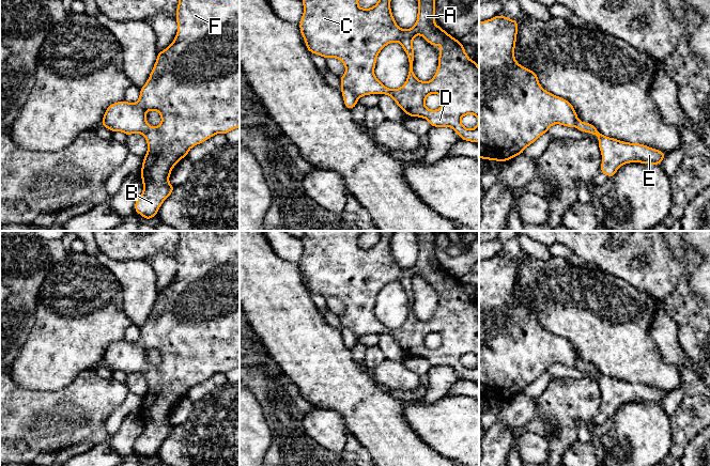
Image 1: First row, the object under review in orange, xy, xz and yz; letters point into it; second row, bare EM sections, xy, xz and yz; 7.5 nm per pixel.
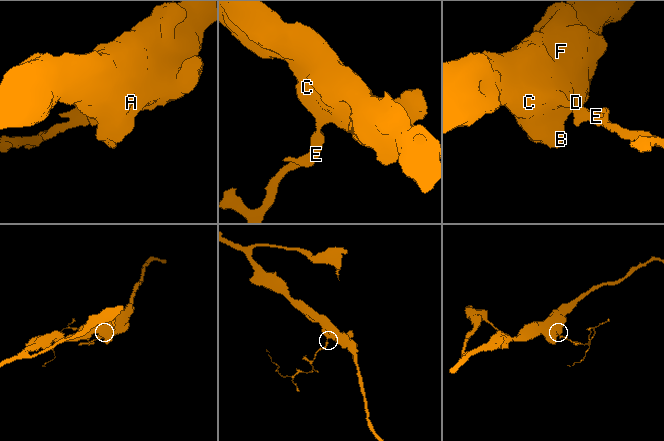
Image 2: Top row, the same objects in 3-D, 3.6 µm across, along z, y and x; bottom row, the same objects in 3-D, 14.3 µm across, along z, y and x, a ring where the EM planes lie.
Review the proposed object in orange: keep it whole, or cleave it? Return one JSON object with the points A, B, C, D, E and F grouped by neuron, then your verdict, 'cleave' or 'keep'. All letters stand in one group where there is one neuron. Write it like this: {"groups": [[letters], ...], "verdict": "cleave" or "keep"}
{"groups": [["A", "B", "C", "D", "F"], ["E"]], "verdict": "cleave"}

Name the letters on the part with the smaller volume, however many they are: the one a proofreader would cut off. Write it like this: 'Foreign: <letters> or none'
Foreign: E

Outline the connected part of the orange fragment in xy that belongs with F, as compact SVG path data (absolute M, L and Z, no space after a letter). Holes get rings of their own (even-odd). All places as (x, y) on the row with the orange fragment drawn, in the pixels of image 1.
M179 0L175 19L175 38L165 50L158 52L150 77L140 89L138 102L113 103L107 107L102 120L113 133L123 131L126 136L142 134L146 139L148 152L140 171L143 192L135 202L135 212L146 220L157 215L163 202L174 190L169 176L189 150L216 134L227 135L240 127L240 0ZM150 110L157 111L161 116L161 123L157 127L152 127L145 120Z

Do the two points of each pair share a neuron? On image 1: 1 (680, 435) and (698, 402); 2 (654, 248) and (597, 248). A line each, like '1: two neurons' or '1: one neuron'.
1: one neuron
2: one neuron

